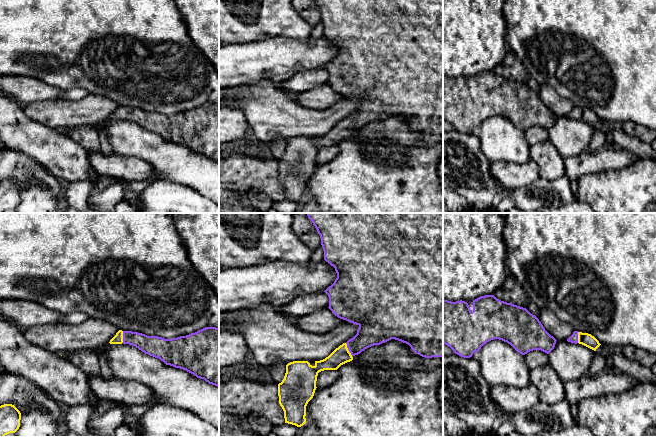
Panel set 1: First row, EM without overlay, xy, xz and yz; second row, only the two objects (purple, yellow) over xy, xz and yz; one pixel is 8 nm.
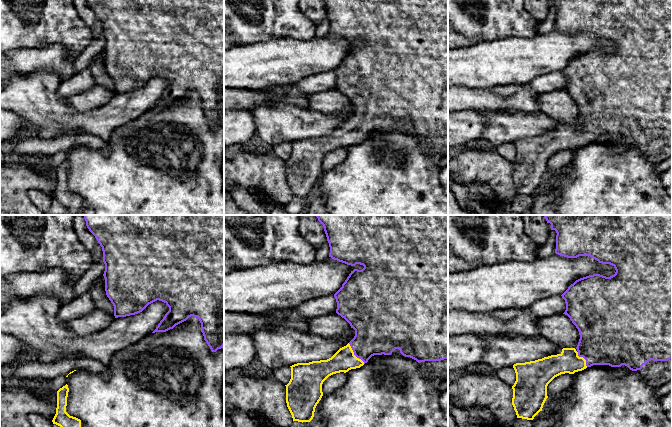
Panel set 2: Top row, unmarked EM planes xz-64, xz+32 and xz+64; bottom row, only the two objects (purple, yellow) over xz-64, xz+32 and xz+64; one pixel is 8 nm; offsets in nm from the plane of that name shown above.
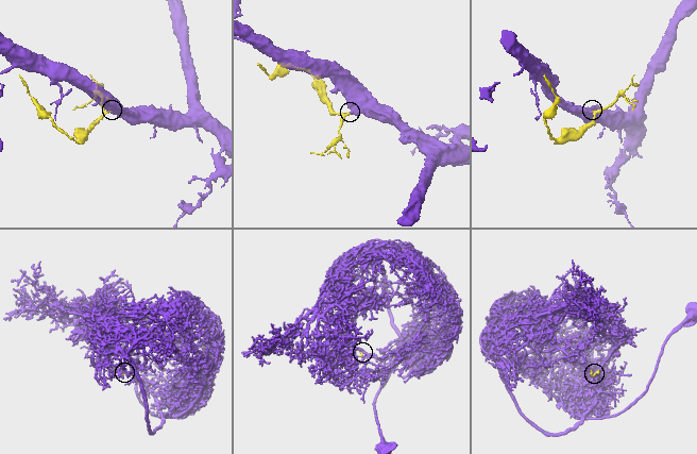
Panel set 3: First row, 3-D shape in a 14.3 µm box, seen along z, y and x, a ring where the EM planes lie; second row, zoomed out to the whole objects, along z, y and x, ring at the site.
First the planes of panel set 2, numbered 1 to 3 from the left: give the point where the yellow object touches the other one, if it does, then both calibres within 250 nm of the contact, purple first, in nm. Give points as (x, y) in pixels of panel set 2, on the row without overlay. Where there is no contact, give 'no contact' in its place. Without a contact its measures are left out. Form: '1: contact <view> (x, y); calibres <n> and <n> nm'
1: no contact
2: contact xz+32 (354, 130); calibres 360 and 180 nm
3: contact xz+64 (583, 133); calibres 440 and 180 nm

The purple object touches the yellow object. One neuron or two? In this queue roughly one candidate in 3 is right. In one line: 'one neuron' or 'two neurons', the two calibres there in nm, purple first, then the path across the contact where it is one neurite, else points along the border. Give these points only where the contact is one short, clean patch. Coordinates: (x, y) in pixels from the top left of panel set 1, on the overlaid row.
one neuron; 220 nm thick on the purple side, 140 nm on the other; runs through xz (372, 330), (360, 342), (348, 349), (341, 355)

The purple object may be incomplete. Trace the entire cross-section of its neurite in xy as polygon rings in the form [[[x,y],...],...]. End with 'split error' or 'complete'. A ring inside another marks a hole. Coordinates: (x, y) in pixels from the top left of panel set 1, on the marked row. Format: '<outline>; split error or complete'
[[[205,327],[195,333],[172,339],[119,330],[110,344],[129,344],[145,354],[159,358],[166,365],[186,370],[197,378],[219,387],[219,328]]]; split error

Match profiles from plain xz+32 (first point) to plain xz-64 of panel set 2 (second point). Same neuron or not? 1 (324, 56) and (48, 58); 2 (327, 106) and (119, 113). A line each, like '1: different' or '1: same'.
1: same
2: different

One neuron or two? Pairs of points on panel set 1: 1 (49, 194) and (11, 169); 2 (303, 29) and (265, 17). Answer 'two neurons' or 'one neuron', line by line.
1: one neuron
2: one neuron

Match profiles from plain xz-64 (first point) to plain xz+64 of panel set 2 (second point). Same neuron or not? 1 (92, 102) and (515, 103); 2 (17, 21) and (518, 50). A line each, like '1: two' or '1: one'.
1: two
2: two

